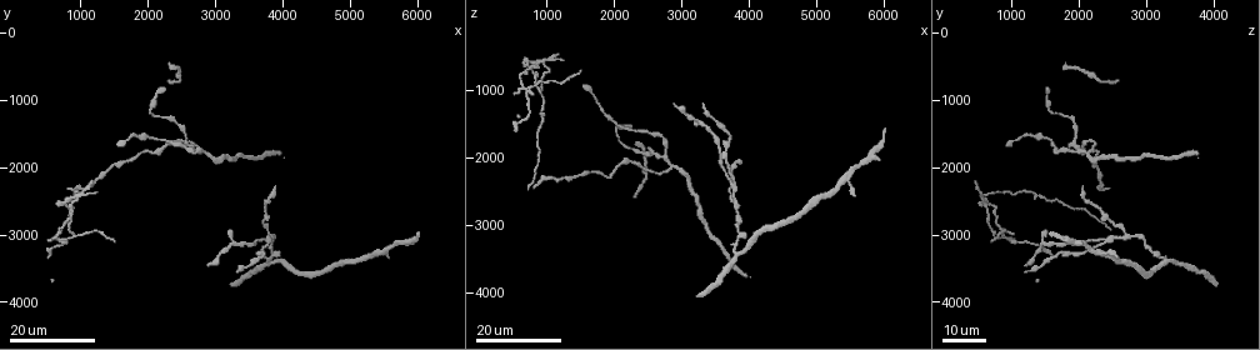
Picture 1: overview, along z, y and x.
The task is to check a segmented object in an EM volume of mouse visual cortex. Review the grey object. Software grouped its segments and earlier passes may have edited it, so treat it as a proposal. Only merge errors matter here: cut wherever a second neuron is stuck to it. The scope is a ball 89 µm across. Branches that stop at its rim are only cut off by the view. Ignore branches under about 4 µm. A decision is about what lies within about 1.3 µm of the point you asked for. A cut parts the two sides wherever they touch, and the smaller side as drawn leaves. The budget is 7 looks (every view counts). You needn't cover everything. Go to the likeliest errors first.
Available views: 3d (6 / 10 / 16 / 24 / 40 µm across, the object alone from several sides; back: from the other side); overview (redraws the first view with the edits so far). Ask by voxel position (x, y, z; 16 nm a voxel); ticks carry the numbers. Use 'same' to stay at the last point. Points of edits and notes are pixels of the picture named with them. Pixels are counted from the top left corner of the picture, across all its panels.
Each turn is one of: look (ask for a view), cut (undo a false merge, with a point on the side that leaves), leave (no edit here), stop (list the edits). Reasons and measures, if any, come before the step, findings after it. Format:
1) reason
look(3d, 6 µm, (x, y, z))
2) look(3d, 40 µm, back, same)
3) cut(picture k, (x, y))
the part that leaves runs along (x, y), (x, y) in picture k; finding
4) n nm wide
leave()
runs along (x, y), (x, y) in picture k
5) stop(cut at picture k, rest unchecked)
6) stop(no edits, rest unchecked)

four arms meet
look(3d, 24 µm, (950, 2450, 550))

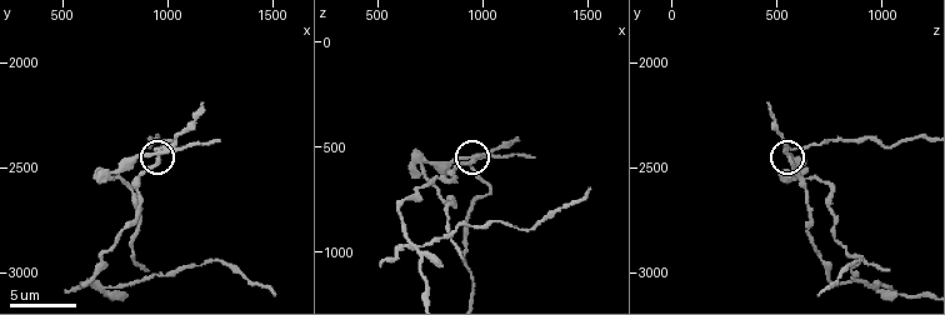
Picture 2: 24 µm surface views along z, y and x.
closer look
look(3d, 10 µm, (950, 2450, 550))

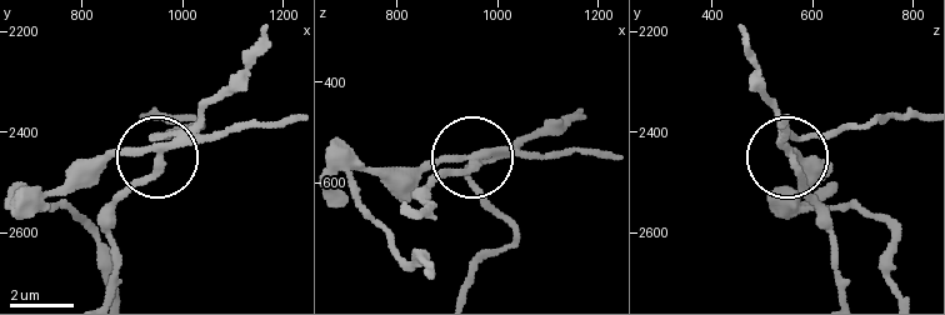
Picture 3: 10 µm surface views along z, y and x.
side arm 5 µm
leave()
runs along (918, 116), (845, 125), (789, 151), (775, 103) in picture 3; continuous, no second neuron

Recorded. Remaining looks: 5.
branch point
look(3d, 24 µm, (2850, 1800, 2100))

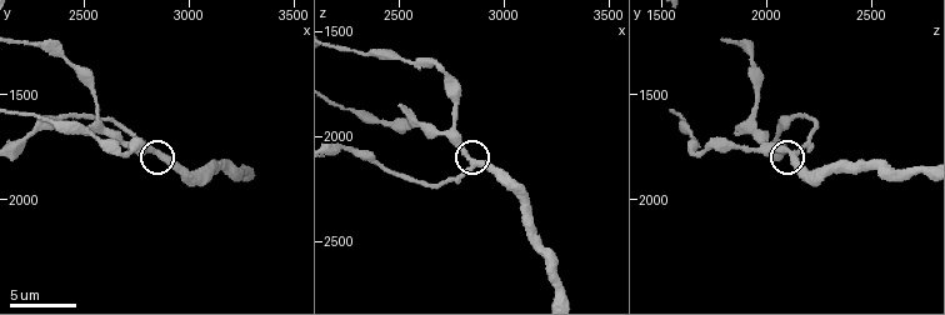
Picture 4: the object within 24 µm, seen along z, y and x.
look(3d, 10 µm, (2840, 1770, 2100))

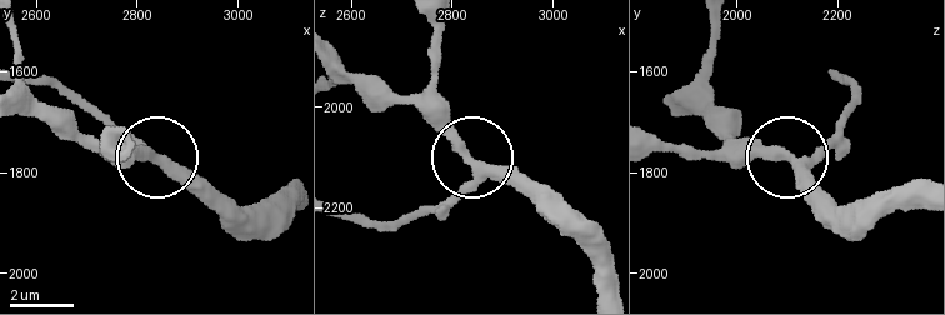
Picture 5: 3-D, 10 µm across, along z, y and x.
300 nm wide
leave()
runs along (833, 75), (855, 91), (814, 153), (728, 148) in picture 5; all the same neuron

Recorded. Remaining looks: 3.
small branch off a trunk
look(3d, 16 µm, (3700, 3100, 2400))

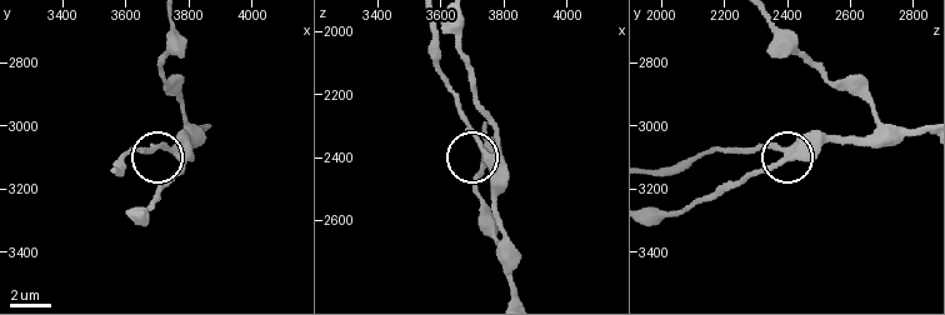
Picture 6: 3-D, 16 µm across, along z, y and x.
look(3d, 10 µm, (3750, 3090, 2410))

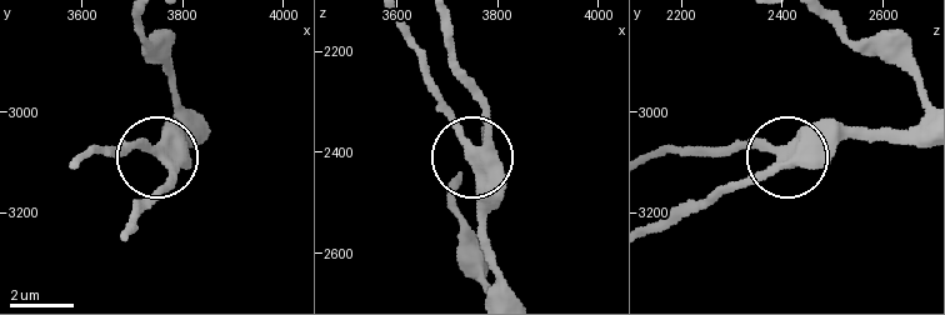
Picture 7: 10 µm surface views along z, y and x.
leave()
all the same neuron

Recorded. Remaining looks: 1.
stop(no edits, rest unchecked)

